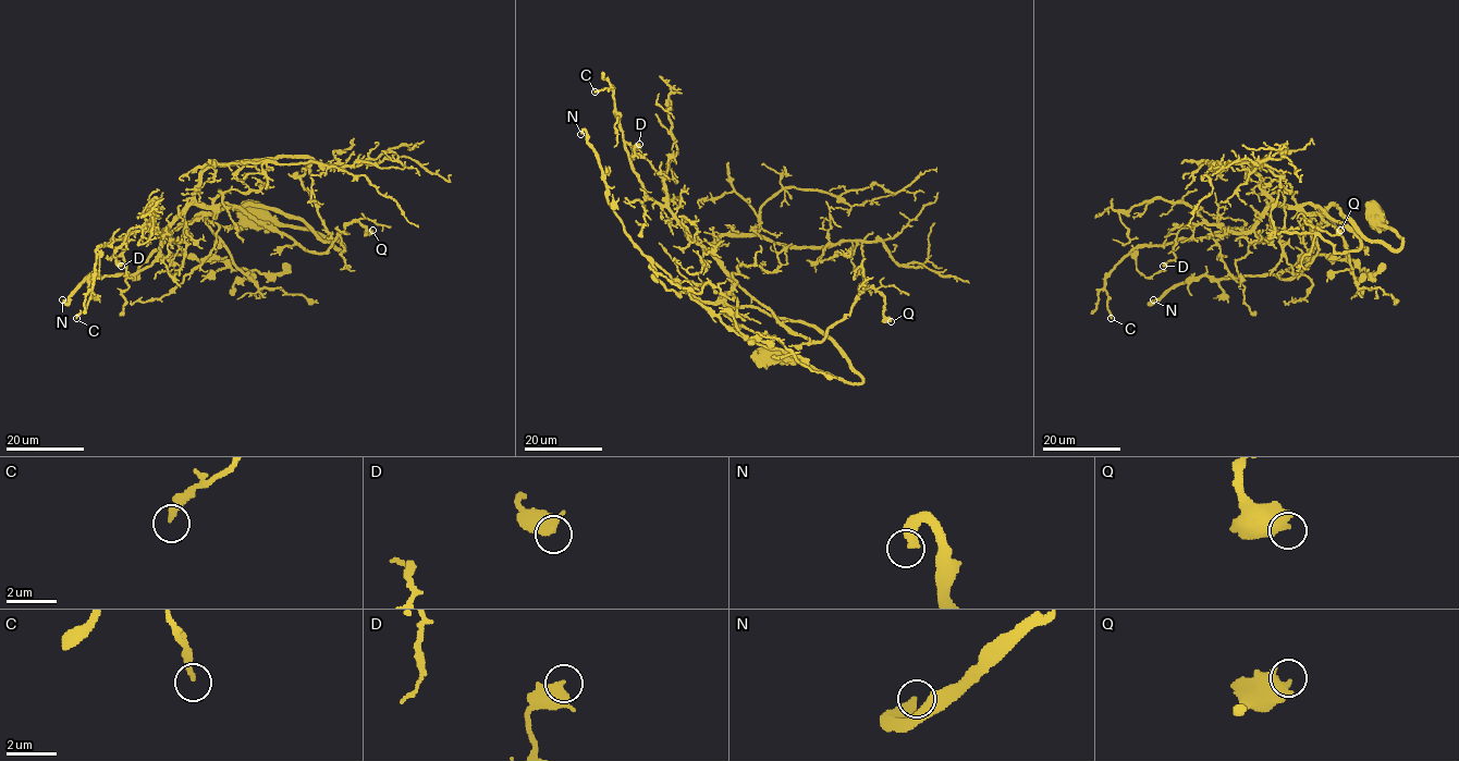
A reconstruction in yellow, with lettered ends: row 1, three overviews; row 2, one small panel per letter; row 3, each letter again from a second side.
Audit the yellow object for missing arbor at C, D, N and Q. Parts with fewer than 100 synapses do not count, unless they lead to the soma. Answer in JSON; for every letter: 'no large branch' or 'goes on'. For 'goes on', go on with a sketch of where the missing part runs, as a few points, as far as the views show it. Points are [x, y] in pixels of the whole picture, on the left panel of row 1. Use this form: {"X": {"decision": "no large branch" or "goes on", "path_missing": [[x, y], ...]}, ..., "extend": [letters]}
{"C": {"decision": "no large branch"}, "D": {"decision": "no large branch"}, "N": {"decision": "goes on"}, "Q": {"decision": "no large branch"}, "extend": ["N"]}

